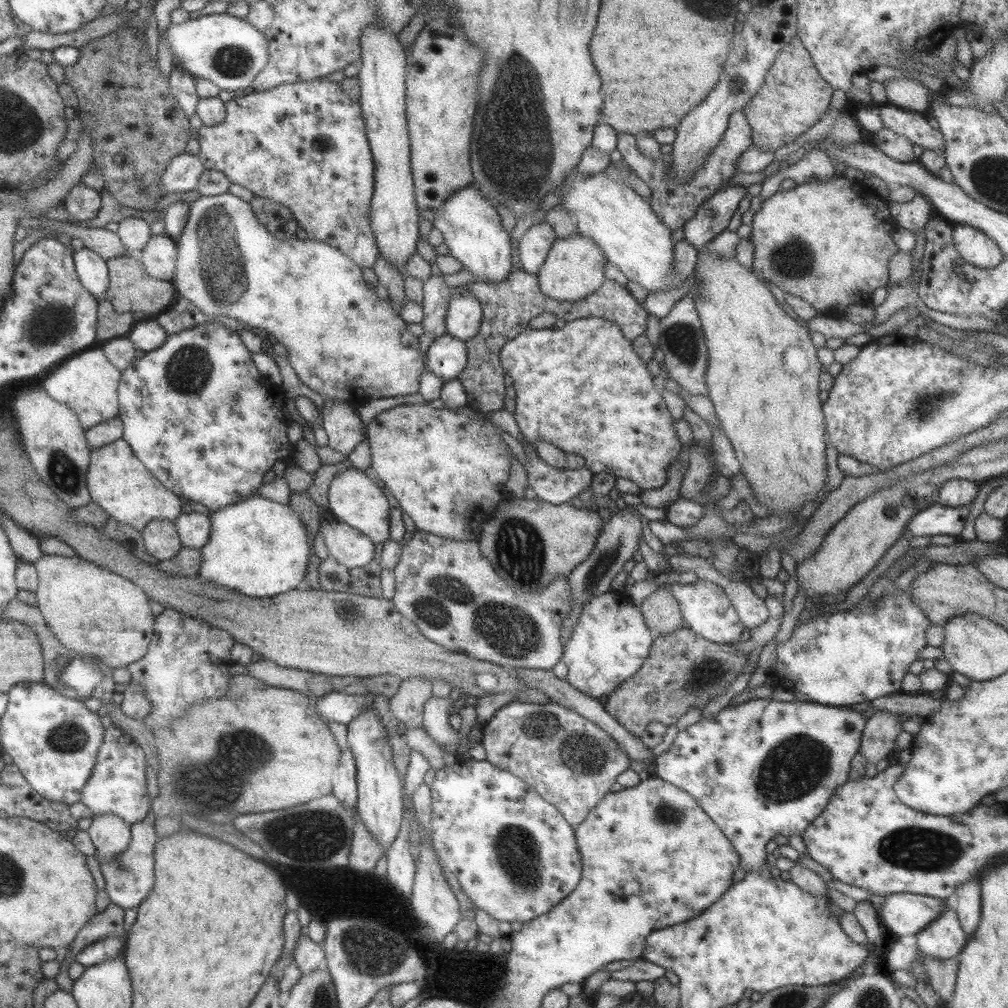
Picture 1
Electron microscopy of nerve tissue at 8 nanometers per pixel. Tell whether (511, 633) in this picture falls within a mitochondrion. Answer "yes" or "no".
yes

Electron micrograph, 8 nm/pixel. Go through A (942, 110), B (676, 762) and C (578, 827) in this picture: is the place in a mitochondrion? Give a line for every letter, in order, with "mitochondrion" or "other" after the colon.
A: other
B: other
C: other

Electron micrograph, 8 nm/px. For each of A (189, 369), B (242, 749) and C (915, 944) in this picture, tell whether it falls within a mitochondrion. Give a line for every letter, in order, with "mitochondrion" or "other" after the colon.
A: mitochondrion
B: mitochondrion
C: other

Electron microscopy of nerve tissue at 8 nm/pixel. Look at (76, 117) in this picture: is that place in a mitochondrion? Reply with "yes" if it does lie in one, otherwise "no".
no

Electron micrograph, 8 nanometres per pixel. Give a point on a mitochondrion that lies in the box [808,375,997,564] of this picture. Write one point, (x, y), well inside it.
(923, 405)

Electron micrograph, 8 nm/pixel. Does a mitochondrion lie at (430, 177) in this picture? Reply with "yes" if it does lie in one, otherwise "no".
no

